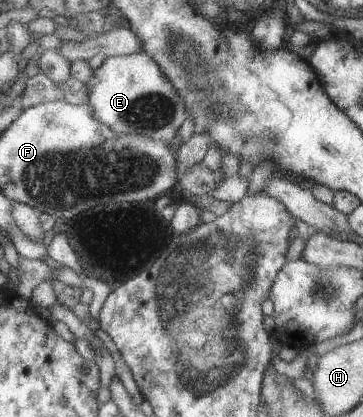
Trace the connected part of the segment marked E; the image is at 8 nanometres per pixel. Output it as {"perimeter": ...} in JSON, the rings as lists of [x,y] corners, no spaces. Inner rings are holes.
{"perimeter":[[[142,51],[105,58],[83,84],[92,117],[117,133],[117,137],[134,133],[167,143],[187,118],[179,93],[176,93],[156,62]]]}

